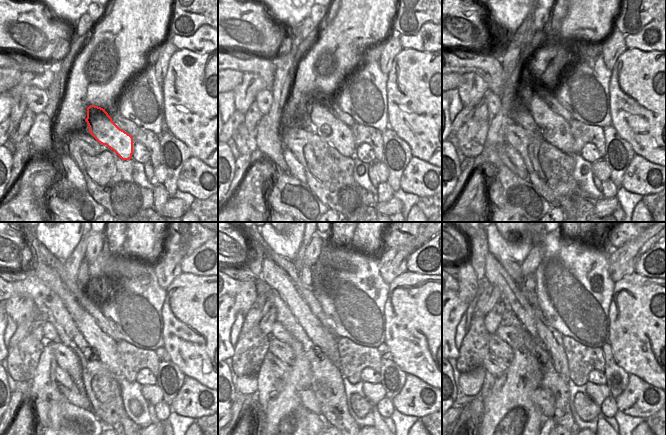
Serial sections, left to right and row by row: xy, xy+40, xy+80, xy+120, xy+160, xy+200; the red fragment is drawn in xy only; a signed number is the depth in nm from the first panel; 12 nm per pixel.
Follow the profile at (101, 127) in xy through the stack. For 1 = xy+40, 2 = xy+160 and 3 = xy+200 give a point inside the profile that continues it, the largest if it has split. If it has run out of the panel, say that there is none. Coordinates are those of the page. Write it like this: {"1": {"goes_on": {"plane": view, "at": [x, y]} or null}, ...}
{"1": {"goes_on": {"plane": "xy+40", "at": [331, 130]}}, "2": {"goes_on": {"plane": "xy+160", "at": [271, 273]}}, "3": {"goes_on": {"plane": "xy+200", "at": [495, 273]}}}

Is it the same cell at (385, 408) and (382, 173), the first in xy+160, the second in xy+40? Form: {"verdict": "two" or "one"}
{"verdict": "two"}

